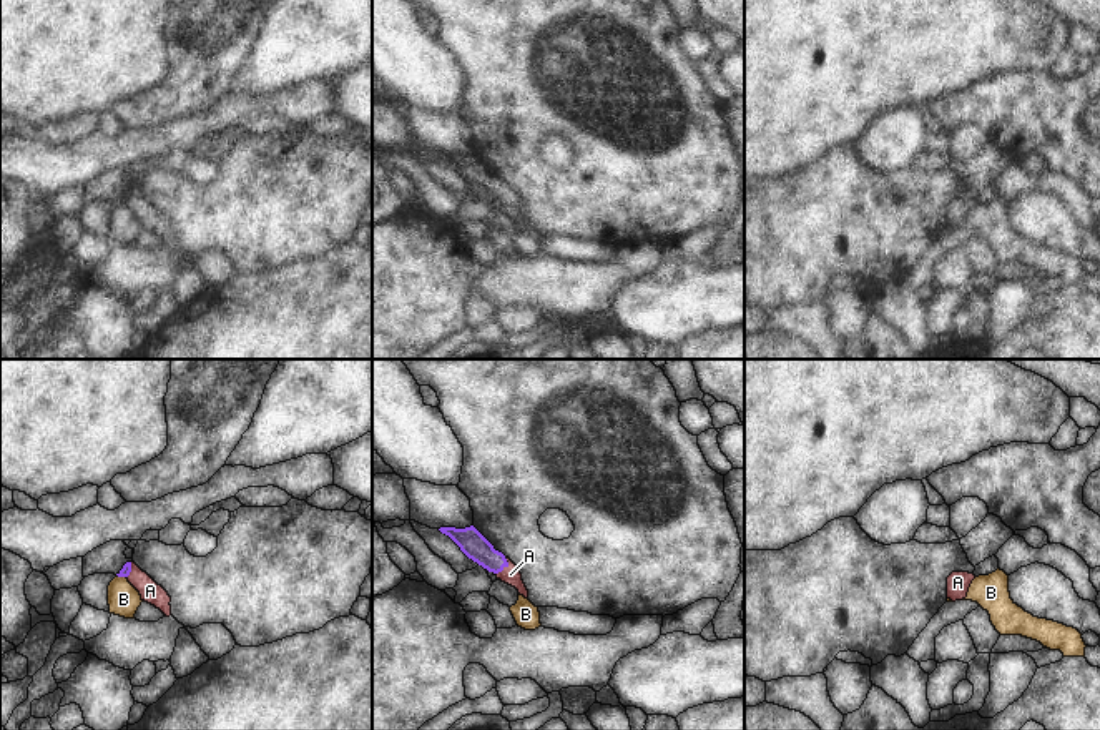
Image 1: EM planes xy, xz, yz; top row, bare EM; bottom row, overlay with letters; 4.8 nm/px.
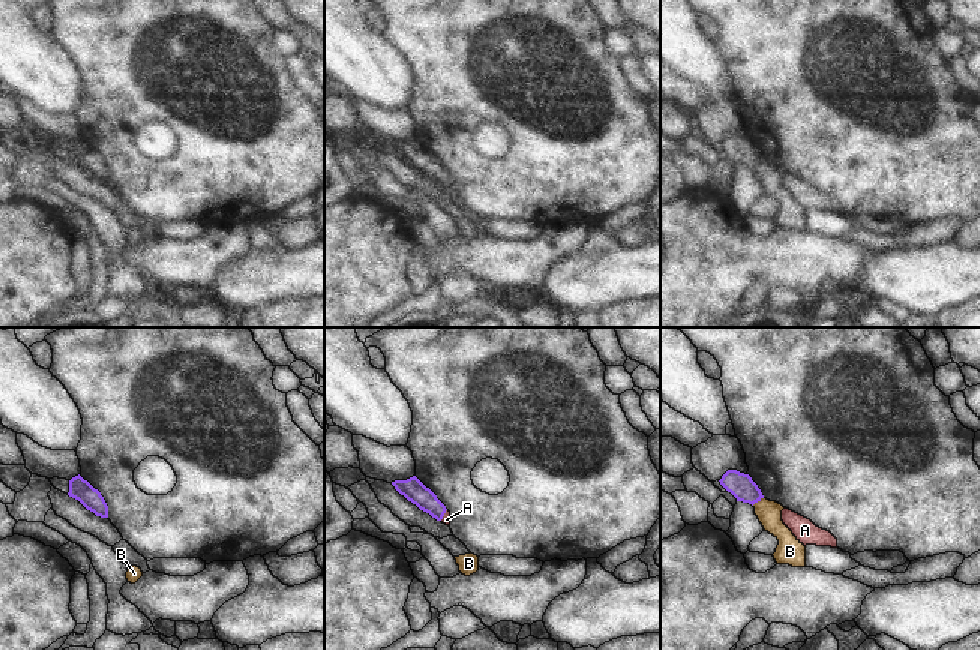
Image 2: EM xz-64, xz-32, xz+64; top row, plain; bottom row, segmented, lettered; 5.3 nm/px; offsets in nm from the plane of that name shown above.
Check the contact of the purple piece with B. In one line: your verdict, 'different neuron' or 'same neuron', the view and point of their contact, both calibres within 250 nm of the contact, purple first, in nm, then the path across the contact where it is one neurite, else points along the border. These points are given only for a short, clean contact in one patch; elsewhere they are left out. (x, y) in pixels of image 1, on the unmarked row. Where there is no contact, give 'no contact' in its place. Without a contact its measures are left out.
different neuron | xy (122, 203) | 50/160 nm | along xy (117, 202), (125, 205)

